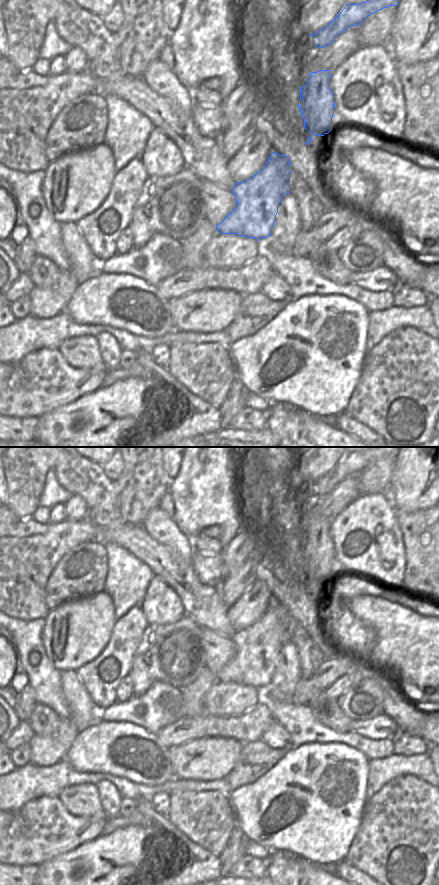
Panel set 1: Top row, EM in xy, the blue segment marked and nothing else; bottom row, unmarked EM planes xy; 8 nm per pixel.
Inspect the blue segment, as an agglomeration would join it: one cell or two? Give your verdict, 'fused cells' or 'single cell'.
single cell

